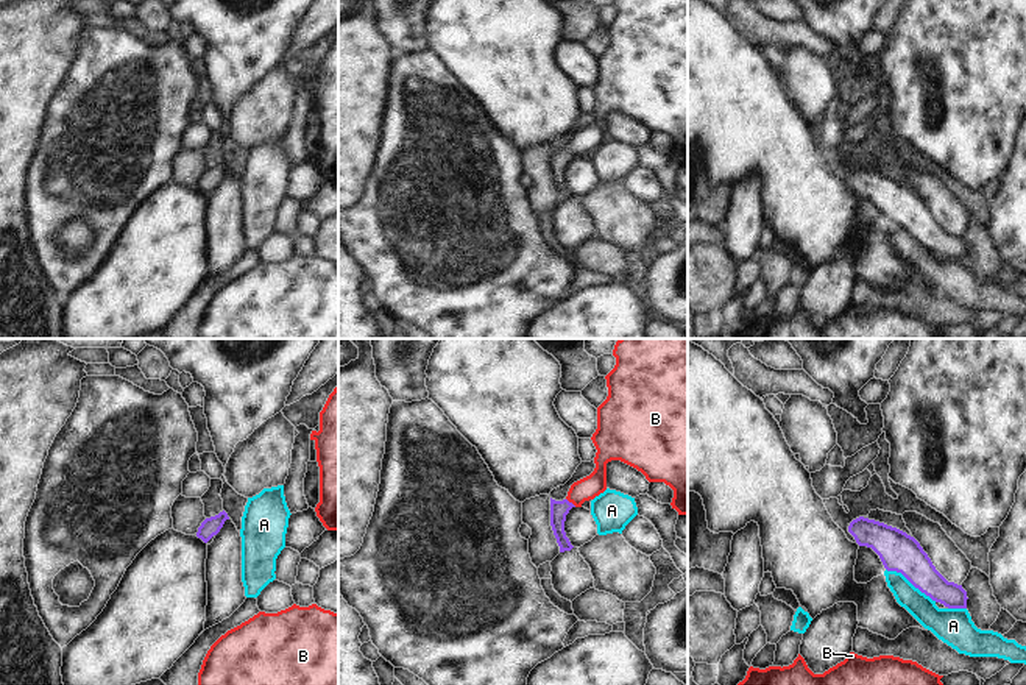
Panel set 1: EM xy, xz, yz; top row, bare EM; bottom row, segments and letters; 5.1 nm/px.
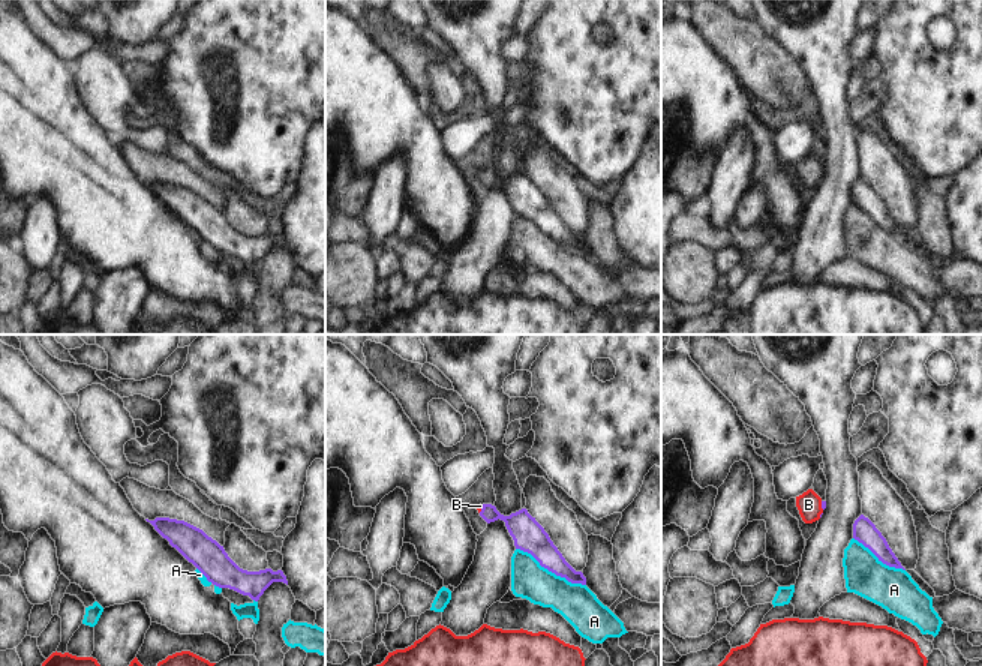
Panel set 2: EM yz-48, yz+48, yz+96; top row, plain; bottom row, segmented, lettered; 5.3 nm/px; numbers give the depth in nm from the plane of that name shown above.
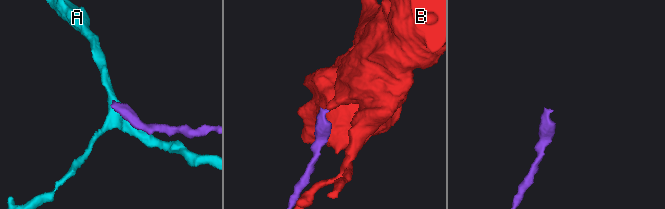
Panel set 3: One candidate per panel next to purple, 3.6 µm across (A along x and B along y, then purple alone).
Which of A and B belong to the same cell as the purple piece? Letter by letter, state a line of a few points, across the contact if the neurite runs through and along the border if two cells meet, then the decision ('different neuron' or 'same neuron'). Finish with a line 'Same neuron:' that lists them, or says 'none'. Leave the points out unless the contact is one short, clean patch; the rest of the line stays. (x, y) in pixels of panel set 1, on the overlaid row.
A: different neuron
B: line xz (558, 509), (571, 503), (587, 489); same neuron
Same neuron: B

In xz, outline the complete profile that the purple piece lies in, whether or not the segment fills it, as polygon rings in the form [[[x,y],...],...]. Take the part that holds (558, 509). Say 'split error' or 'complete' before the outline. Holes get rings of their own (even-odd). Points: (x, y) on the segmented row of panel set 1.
split error; [[[619,339],[614,345],[614,368],[605,376],[608,396],[597,407],[597,429],[591,440],[597,449],[594,471],[574,482],[563,501],[550,498],[550,526],[560,552],[574,546],[564,532],[566,515],[607,490],[607,463],[621,460],[641,471],[649,482],[664,482],[674,490],[672,509],[688,515],[688,339]]]

